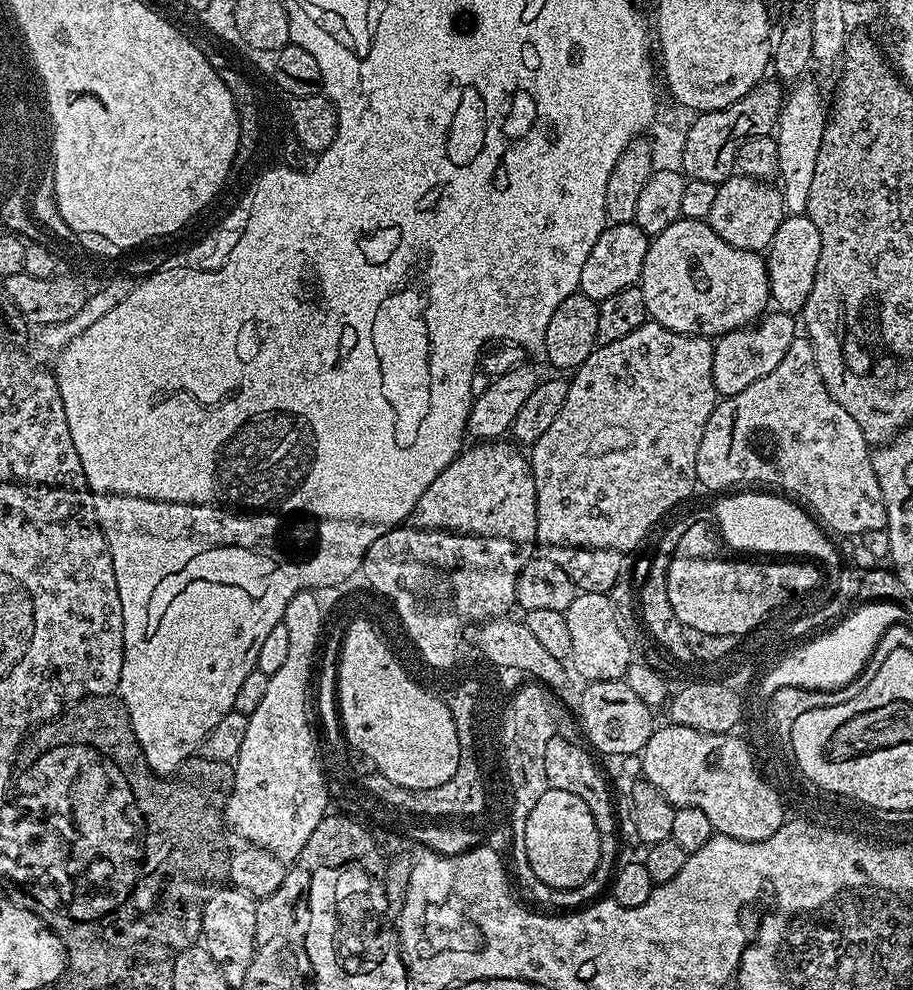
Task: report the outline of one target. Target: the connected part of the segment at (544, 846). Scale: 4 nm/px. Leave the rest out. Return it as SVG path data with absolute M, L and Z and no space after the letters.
M546 790L546 795L540 798L534 805L534 810L526 819L526 856L529 858L529 865L533 867L535 874L546 883L560 889L577 888L582 886L582 882L586 882L586 878L590 878L594 874L594 870L600 861L600 825L594 814L590 814L590 806L586 806L586 802L582 802L582 798L578 798L578 794L570 794L566 790Z

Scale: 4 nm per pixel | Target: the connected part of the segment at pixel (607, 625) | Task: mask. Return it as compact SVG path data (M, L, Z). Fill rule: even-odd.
M581 591L570 602L564 612L568 629L570 629L570 664L576 667L581 681L622 680L629 666L634 663L632 640L624 633L620 620L616 617L616 608L612 605L611 595L603 592Z

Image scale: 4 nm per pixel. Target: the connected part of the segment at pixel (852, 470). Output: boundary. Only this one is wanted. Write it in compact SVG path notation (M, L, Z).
M804 334L797 335L796 340L790 342L790 350L786 350L786 358L782 358L782 362L778 362L778 366L774 366L774 370L770 370L770 374L766 374L766 378L758 378L758 382L746 386L746 390L742 390L742 394L734 394L721 399L717 403L714 414L710 414L710 422L706 422L706 430L702 434L702 446L698 446L696 478L701 489L703 487L709 488L712 492L718 492L717 494L723 493L725 490L735 489L737 487L735 484L746 484L742 486L773 484L773 489L799 501L832 534L837 532L840 536L860 538L870 530L885 530L888 527L886 502L882 498L882 486L878 486L878 474L874 474L869 442L862 434L858 422L854 422L854 418L850 418L850 414L846 414L846 410L842 410L842 406L838 406L838 402L834 402L834 398L830 398L830 390L826 390L826 386L822 382L822 374L818 374L818 366L814 358L814 346L808 341L807 335Z

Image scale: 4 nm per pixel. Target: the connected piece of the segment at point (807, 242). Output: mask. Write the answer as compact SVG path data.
M807 214L785 215L766 249L768 295L779 311L789 314L803 313L806 298L810 298L810 290L814 290L814 274L818 274L818 254L822 254L822 237L818 235L818 226L810 222Z

